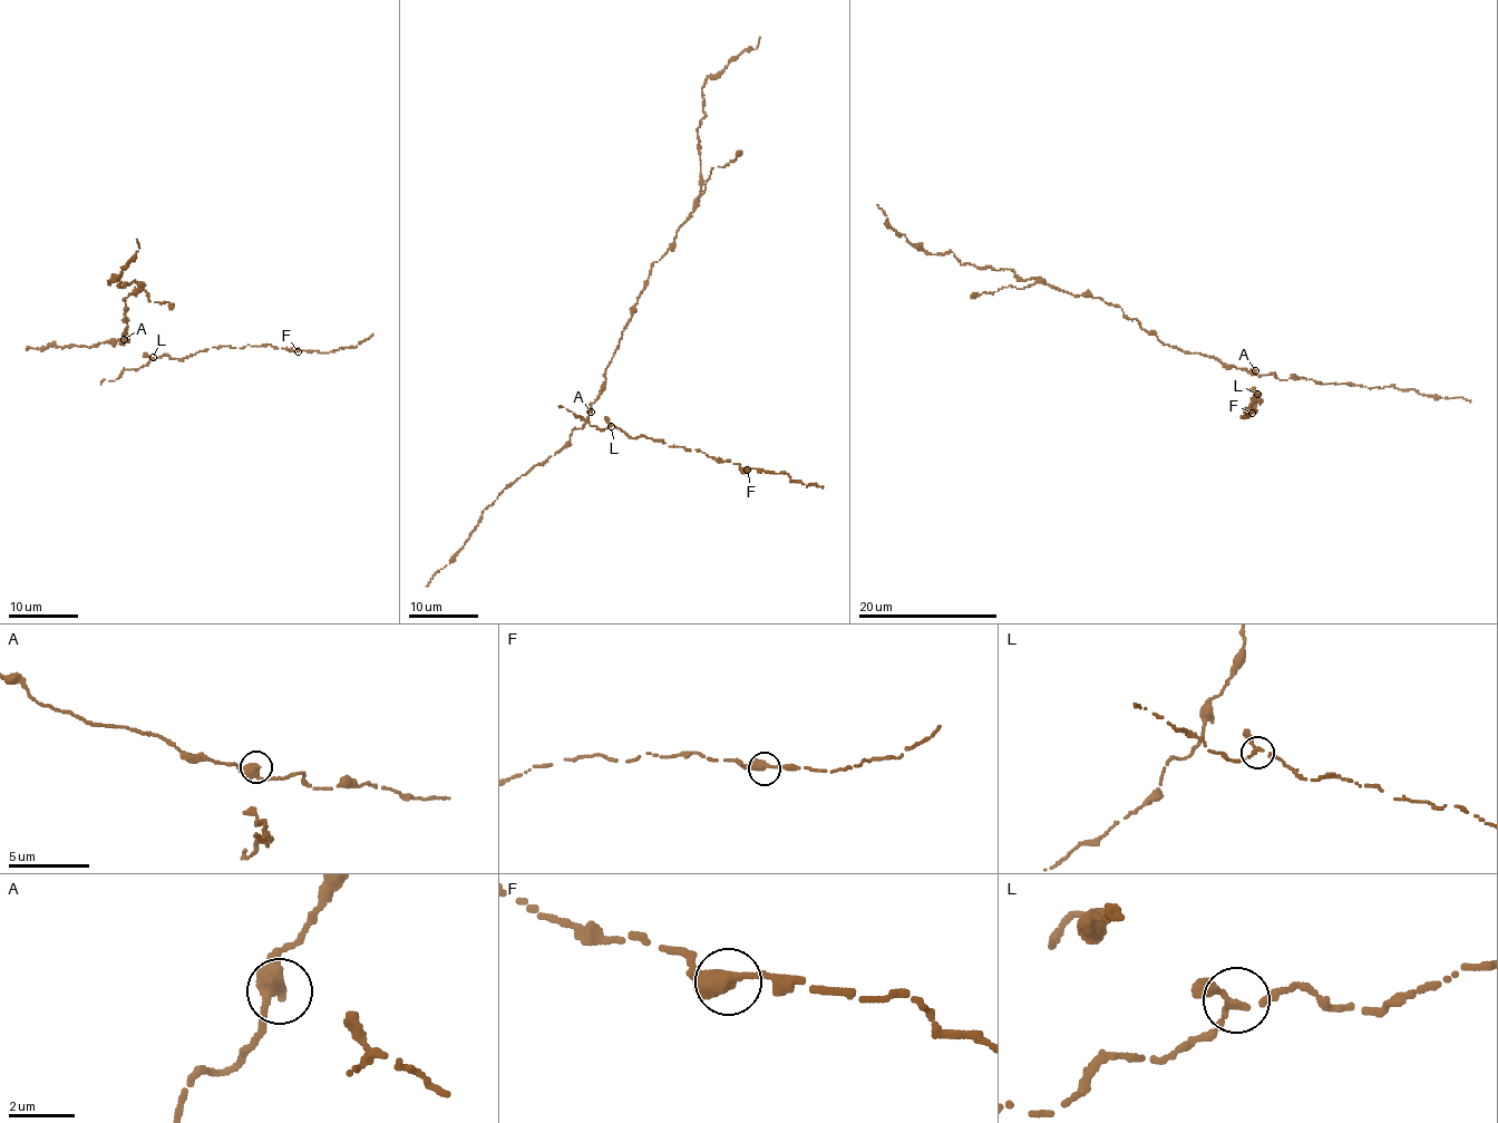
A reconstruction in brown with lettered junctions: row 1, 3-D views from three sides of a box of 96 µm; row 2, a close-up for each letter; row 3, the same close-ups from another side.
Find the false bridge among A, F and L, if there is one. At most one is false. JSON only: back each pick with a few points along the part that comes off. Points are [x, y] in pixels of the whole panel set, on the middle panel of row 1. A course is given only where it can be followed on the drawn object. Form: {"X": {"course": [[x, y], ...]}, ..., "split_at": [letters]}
{"split_at": []}

